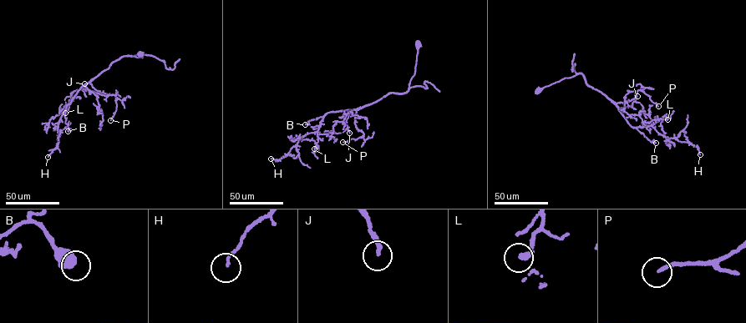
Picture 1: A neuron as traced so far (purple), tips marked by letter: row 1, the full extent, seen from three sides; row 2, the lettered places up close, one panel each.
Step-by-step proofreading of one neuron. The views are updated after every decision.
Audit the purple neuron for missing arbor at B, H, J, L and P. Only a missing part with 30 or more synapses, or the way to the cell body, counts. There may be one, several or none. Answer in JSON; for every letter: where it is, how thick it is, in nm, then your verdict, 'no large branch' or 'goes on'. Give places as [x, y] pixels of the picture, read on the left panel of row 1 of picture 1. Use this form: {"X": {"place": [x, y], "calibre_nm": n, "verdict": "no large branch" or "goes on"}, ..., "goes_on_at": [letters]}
{"B": {"place": [68, 131], "calibre_nm": 600, "verdict": "no large branch"}, "H": {"place": [48, 157], "calibre_nm": 110, "verdict": "no large branch"}, "J": {"place": [84, 83], "calibre_nm": 220, "verdict": "no large branch"}, "L": {"place": [65, 113], "calibre_nm": 240, "verdict": "no large branch"}, "P": {"place": [110, 120], "calibre_nm": 170, "verdict": "no large branch"}, "goes_on_at": []}

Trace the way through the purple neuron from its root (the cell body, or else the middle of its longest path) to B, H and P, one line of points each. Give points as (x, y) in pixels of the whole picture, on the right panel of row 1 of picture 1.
B: (538, 90), (581, 73), (587, 84), (615, 103), (628, 123), (656, 143)
H: (538, 90), (581, 73), (587, 84), (615, 103), (633, 128), (651, 126), (667, 138), (696, 146), (700, 154)
P: (538, 90), (580, 73), (589, 86), (614, 103), (631, 100), (640, 89), (658, 106)

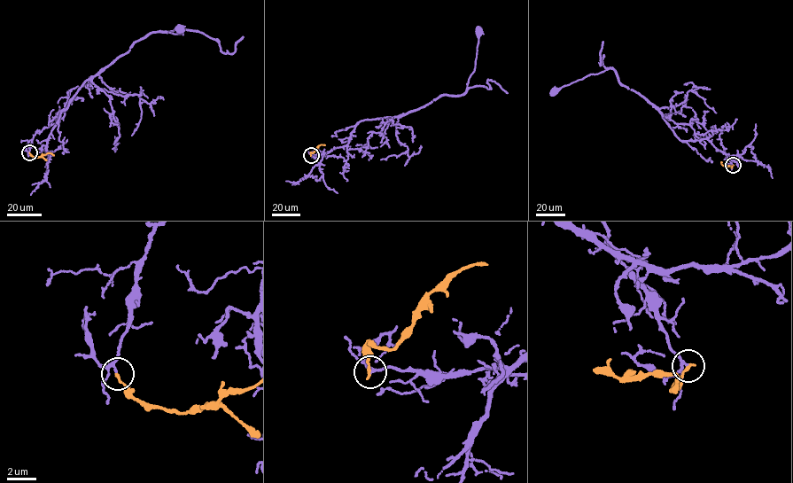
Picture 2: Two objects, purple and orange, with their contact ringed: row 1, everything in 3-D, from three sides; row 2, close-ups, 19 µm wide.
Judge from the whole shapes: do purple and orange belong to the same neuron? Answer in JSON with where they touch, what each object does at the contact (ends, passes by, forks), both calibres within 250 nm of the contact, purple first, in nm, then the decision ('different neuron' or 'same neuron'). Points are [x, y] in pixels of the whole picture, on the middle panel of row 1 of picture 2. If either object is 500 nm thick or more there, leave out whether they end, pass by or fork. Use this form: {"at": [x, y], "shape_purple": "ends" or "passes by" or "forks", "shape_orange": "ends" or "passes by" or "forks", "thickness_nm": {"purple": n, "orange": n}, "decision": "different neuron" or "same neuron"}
{"at": [311, 155], "shape_purple": "forks", "shape_orange": "ends", "thickness_nm": {"purple": 130, "orange": 190}, "decision": "different neuron"}

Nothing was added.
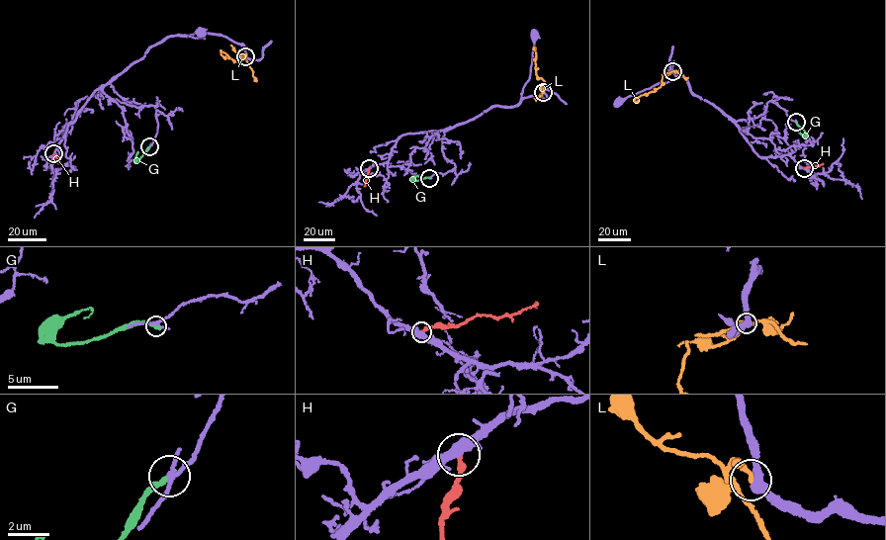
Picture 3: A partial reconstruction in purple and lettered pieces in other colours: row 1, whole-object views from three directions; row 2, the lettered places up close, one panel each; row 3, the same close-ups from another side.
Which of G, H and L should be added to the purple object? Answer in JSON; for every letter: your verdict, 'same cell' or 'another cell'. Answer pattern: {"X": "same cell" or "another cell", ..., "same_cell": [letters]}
{"G": "another cell", "H": "another cell", "L": "another cell", "same_cell": []}

